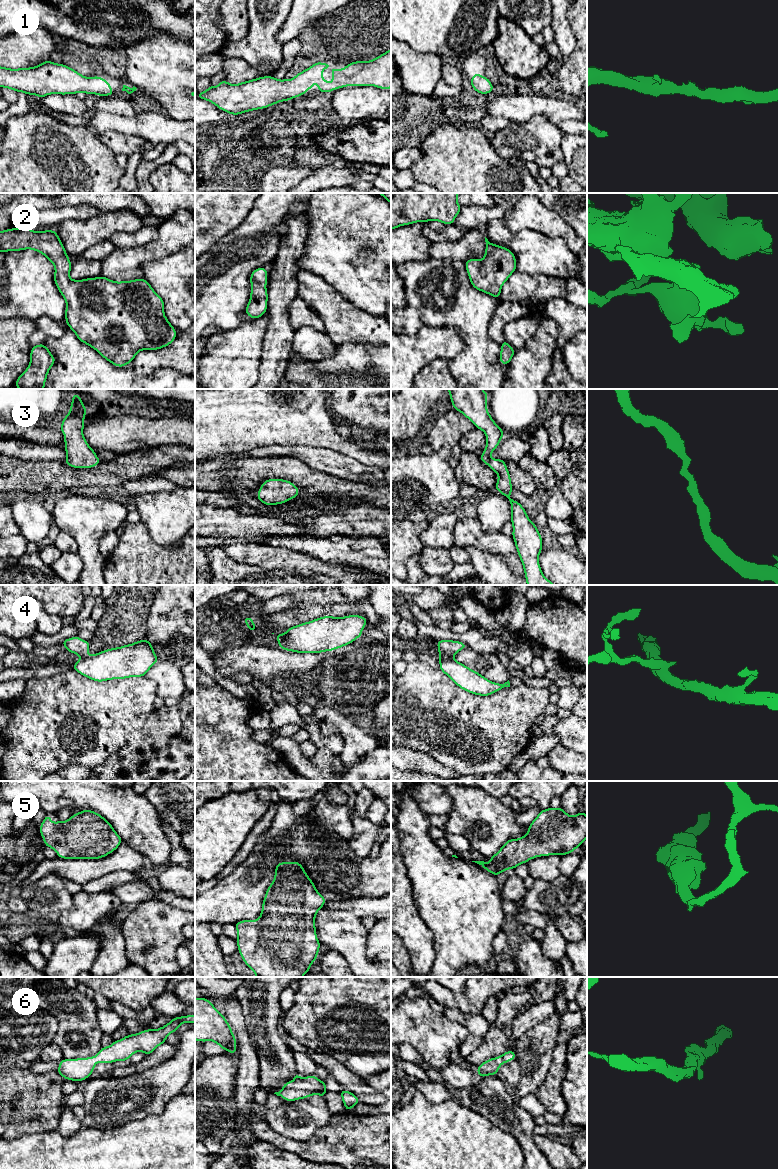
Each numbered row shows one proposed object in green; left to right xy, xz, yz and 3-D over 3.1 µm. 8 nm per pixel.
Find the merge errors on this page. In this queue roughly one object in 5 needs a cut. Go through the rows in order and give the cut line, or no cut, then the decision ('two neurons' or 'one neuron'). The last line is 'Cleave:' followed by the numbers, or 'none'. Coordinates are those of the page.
1: cut none; one neuron
2: cut none; one neuron
3: cut none; one neuron
4: cut yz (450, 655), (440, 657); two neurons
5: cut none; one neuron
6: cut none; one neuron
Cleave: 4

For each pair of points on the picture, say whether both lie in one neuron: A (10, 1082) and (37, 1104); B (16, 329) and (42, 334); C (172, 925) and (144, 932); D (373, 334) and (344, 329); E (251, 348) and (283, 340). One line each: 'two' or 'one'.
A: one
B: two
C: one
D: one
E: two

